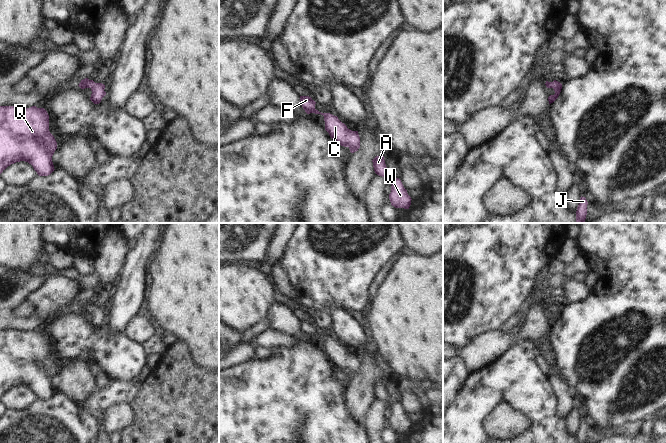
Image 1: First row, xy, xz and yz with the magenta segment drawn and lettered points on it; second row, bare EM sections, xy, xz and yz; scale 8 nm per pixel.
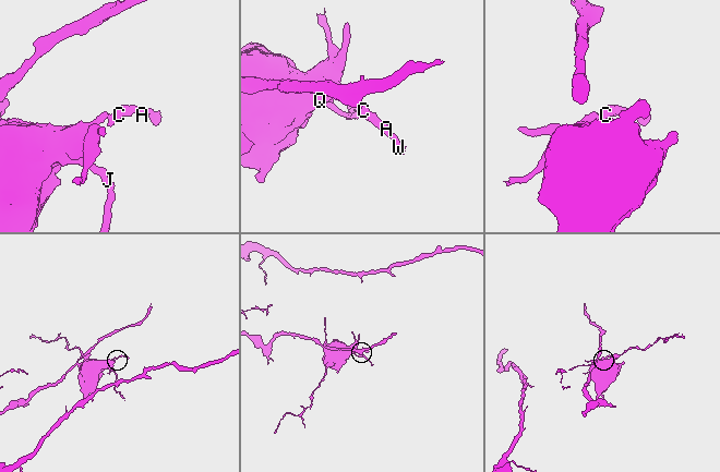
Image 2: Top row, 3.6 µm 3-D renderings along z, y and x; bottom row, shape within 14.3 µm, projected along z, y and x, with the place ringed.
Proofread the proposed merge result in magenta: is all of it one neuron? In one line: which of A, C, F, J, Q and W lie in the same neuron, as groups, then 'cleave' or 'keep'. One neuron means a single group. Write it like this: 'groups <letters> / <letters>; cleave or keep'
groups A C F J Q W; keep

